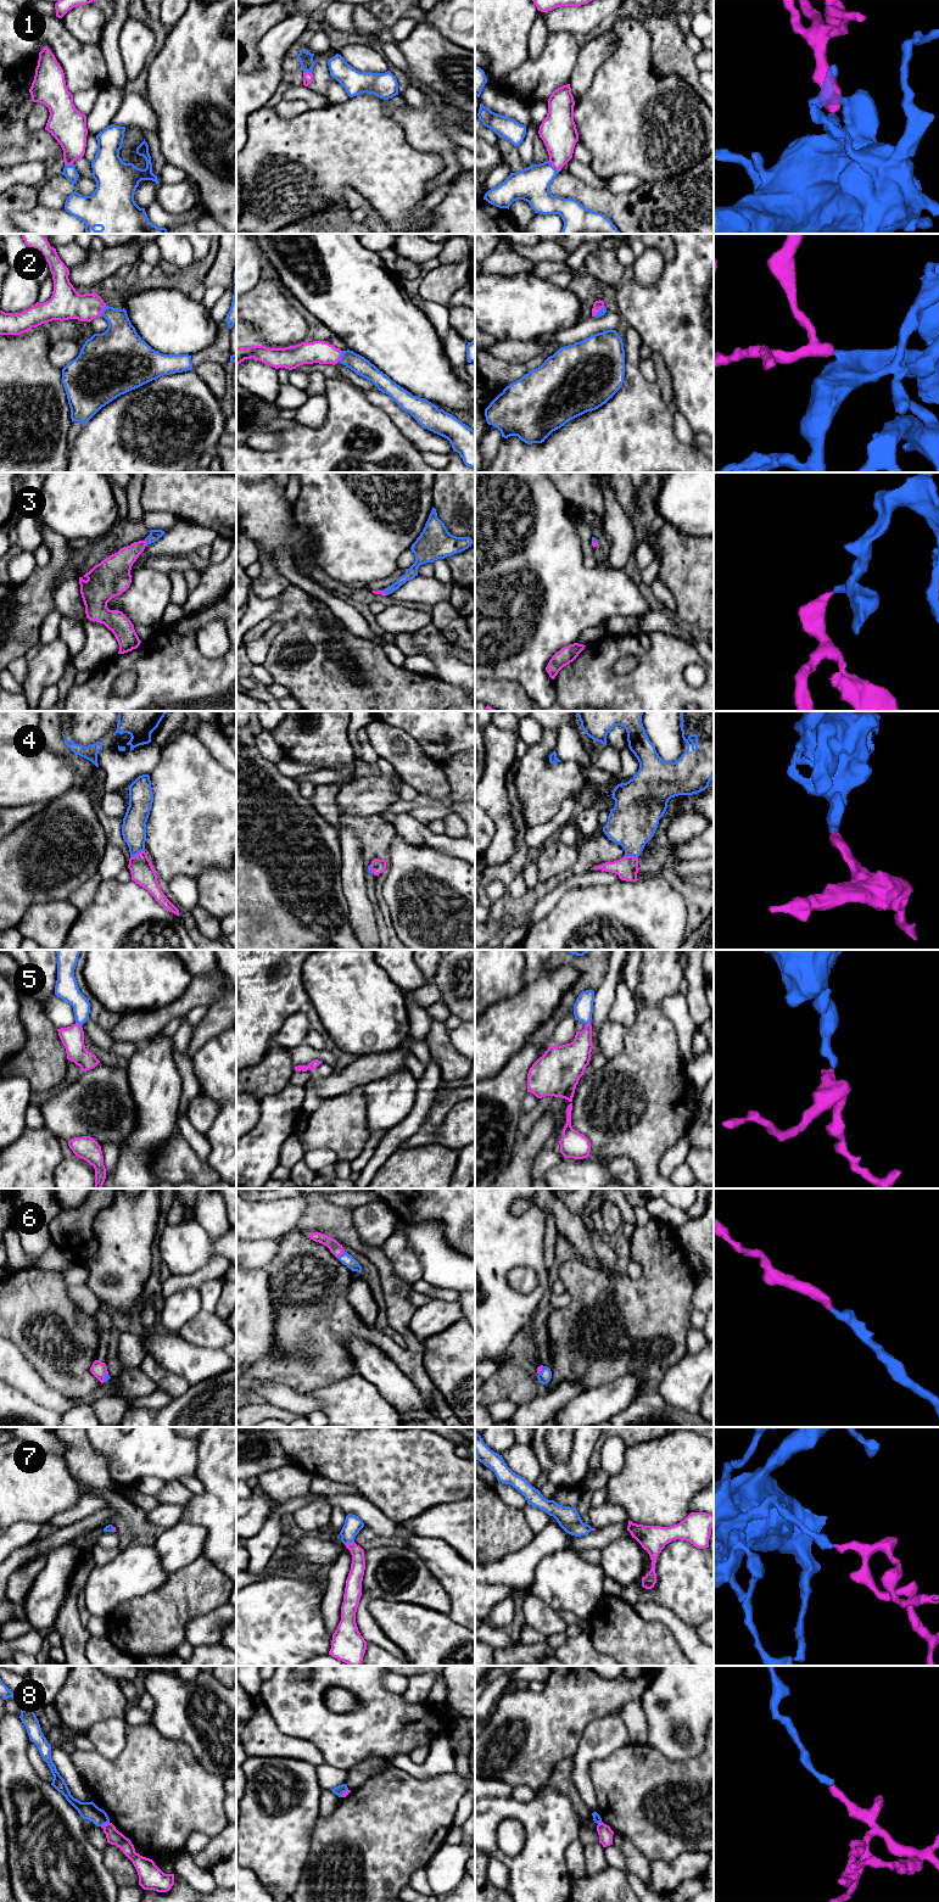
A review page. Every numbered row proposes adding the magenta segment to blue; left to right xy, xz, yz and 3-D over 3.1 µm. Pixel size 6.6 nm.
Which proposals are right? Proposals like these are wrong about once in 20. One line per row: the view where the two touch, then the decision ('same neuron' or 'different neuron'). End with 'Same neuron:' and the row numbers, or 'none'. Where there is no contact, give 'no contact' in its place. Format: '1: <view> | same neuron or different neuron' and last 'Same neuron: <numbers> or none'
1: yz | same neuron
2: xy | same neuron
3: xy | same neuron
4: xy | same neuron
5: xy | same neuron
6: xz | same neuron
7: xz | same neuron
8: xy | different neuron
Same neuron: 1, 2, 3, 4, 5, 6, 7

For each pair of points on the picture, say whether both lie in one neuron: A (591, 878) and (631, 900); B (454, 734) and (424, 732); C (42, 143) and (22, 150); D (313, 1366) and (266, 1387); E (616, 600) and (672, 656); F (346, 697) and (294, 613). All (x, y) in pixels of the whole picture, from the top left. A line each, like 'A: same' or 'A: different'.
A: different
B: same
C: same
D: different
E: different
F: same

